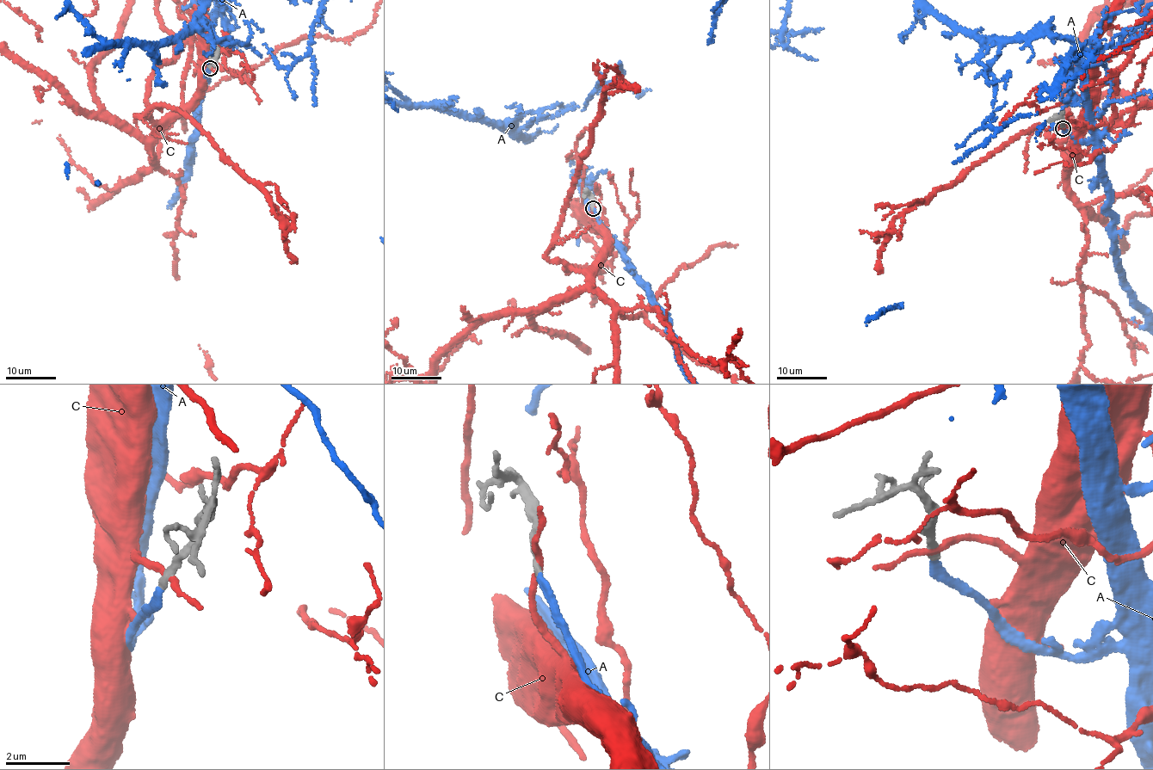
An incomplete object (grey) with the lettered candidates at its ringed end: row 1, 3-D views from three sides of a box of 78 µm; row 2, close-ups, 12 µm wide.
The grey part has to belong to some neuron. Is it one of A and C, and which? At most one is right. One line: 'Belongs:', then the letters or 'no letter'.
Belongs: A

